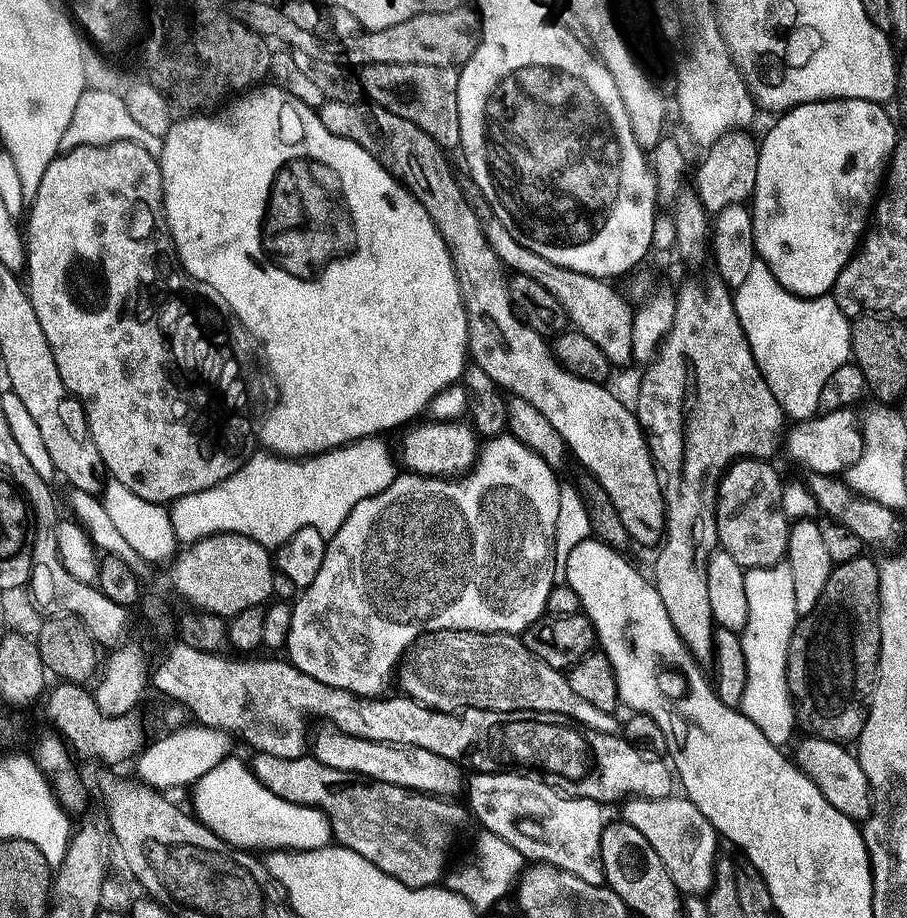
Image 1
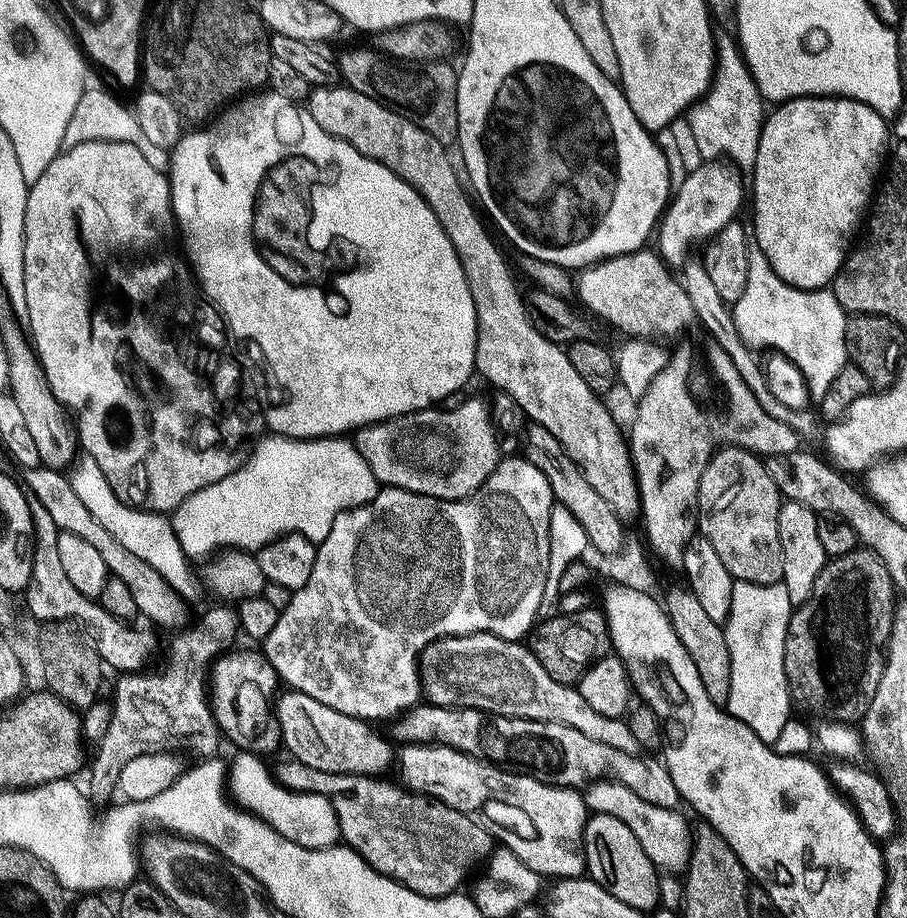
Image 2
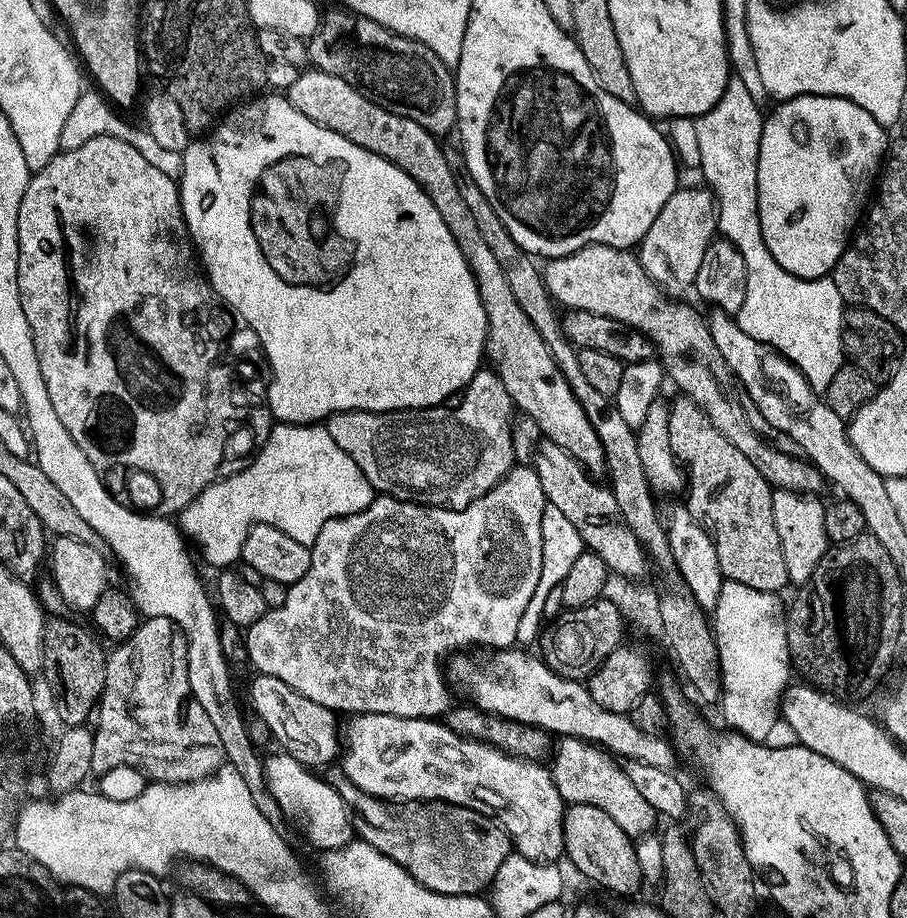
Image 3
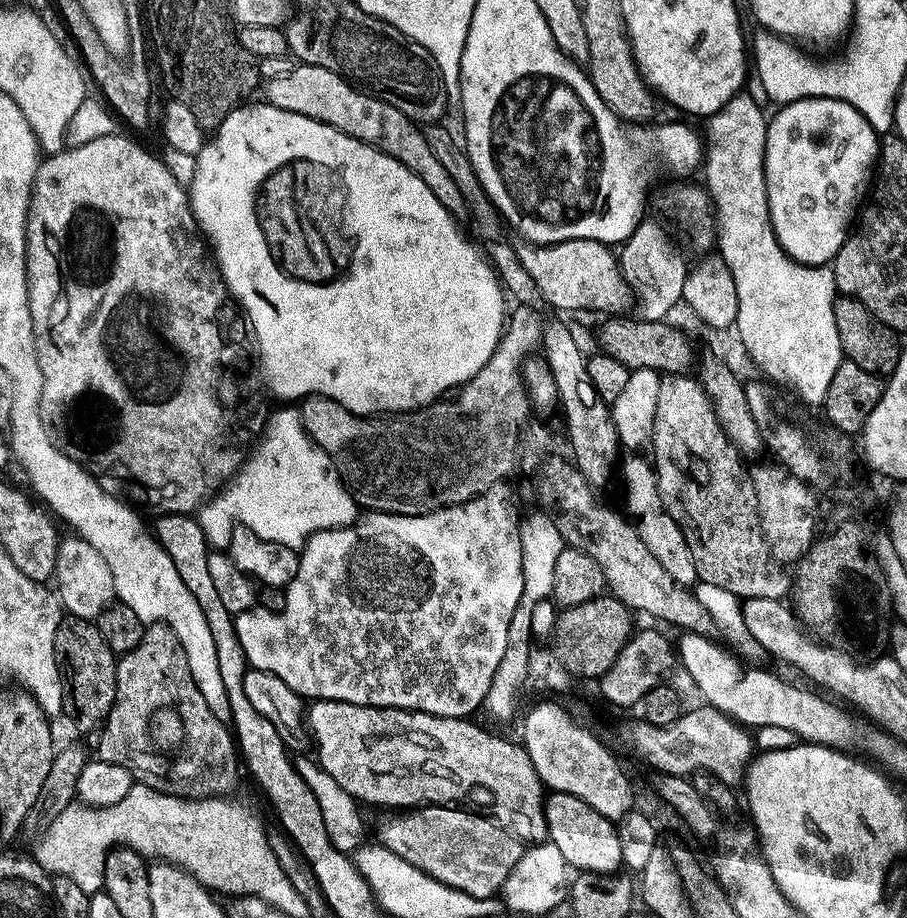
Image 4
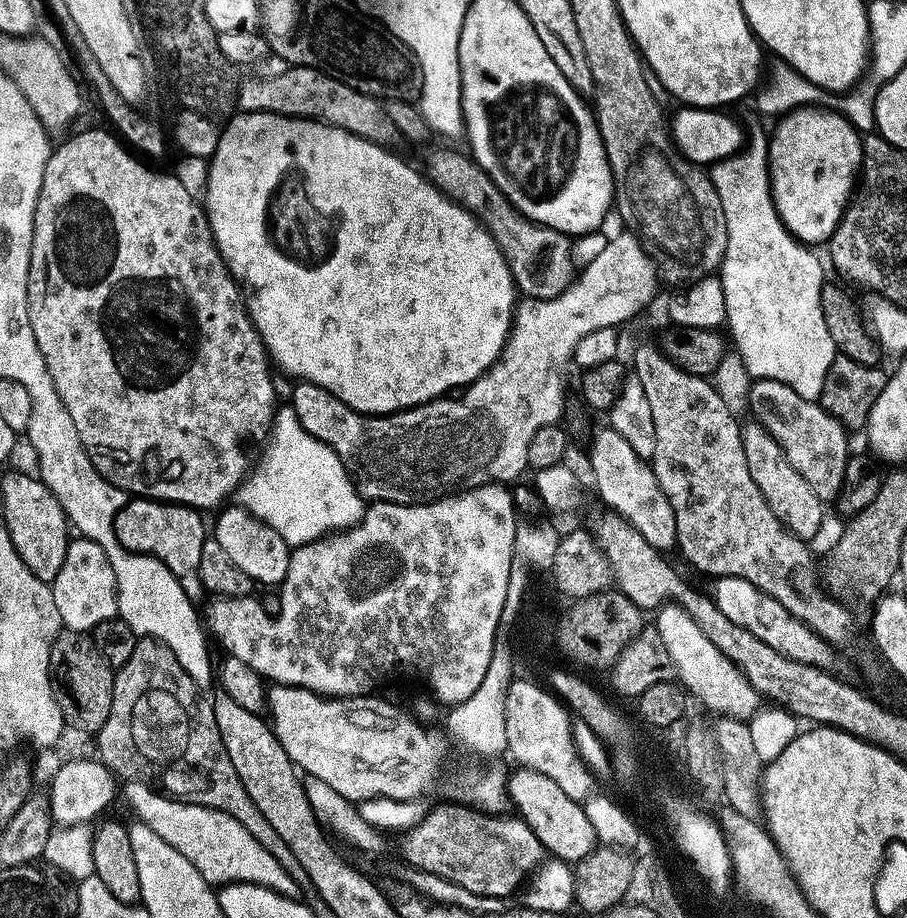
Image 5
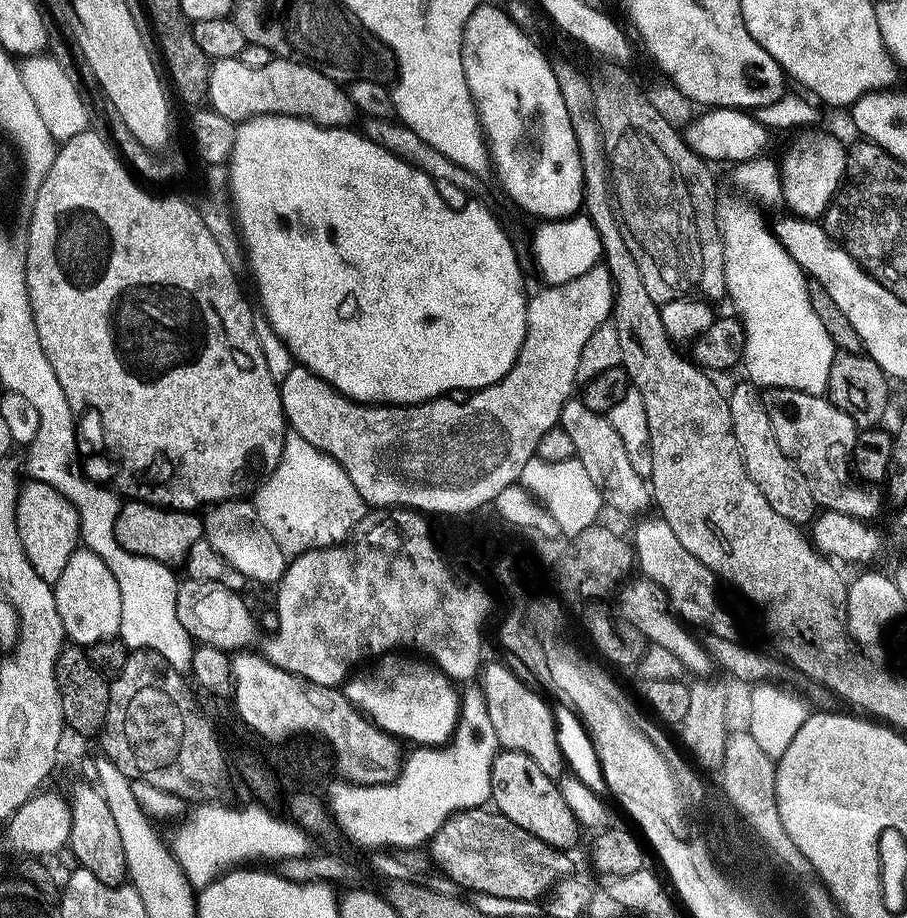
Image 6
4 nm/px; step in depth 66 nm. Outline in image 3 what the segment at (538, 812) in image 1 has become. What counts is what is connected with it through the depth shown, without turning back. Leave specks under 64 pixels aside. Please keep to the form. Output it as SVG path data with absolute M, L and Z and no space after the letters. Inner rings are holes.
M362 715L349 719L350 723L344 728L344 755L341 764L344 768L345 779L358 786L364 793L377 797L379 800L387 800L389 803L448 803L457 805L459 808L468 808L476 815L482 815L490 820L494 820L501 829L512 839L515 851L526 859L539 864L553 865L560 862L565 857L564 840L564 813L566 811L566 801L561 798L560 791L552 781L551 771L543 765L533 761L519 760L516 757L508 756L488 744L478 743L476 740L466 740L458 734L454 734L445 723L431 720L416 720L394 718L393 715Z

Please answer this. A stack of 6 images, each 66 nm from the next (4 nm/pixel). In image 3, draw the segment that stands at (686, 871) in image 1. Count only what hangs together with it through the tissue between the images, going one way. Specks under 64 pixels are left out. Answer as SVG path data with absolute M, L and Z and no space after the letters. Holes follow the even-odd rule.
M561 739L560 749L556 752L556 765L551 765L552 781L560 791L561 798L569 805L585 804L598 810L606 810L626 835L639 838L644 836L658 823L656 812L638 794L638 786L630 782L627 771L619 768L617 761L608 752L581 740Z

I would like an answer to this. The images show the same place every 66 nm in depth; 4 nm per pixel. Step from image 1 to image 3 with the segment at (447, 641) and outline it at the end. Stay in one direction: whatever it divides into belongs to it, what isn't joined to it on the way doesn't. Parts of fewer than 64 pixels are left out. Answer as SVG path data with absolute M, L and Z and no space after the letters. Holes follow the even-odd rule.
M516 648L501 649L483 655L482 659L466 654L454 656L448 664L446 676L451 687L460 695L467 696L475 707L482 712L488 712L493 716L500 716L504 720L514 721L516 724L540 727L544 731L558 734L557 737L573 740L581 740L603 751L618 757L626 758L625 761L642 765L655 766L658 770L673 771L677 766L675 747L661 737L643 734L638 726L634 725L629 715L611 714L603 710L602 706L594 701L585 683L575 680L564 680L549 670L548 665L539 657L532 657L527 651Z

